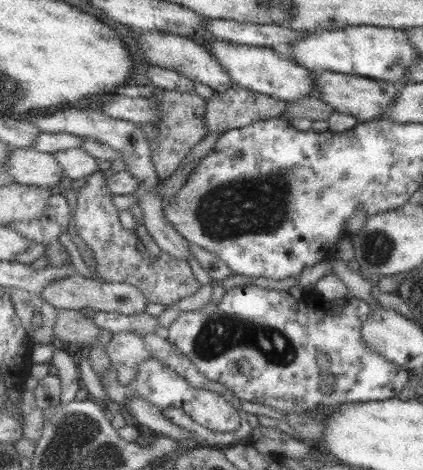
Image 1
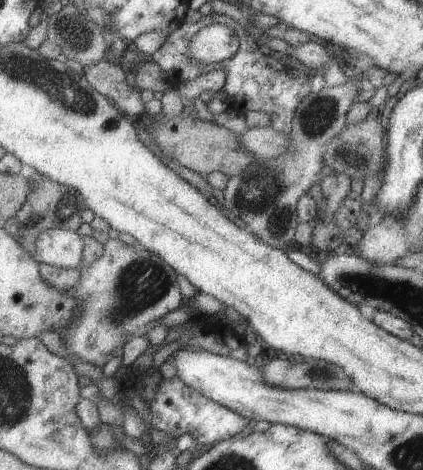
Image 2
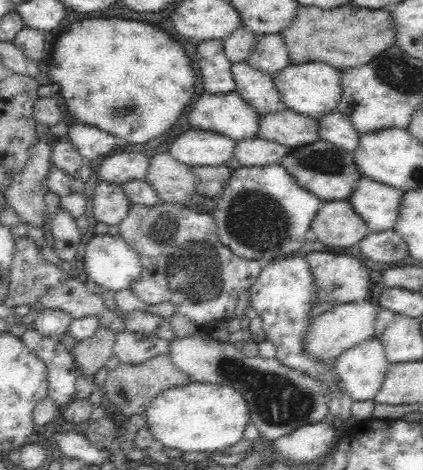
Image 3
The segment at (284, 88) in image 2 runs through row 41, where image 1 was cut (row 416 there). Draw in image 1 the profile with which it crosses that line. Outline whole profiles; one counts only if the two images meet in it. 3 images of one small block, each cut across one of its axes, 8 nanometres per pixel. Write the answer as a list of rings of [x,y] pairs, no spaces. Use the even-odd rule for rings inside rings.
[[[165,408],[165,410],[163,410],[163,416],[167,416],[173,424],[191,430],[199,448],[219,448],[219,446],[223,446],[223,444],[231,444],[231,446],[233,446],[233,444],[235,444],[235,446],[237,446],[237,444],[249,444],[251,432],[259,426],[259,420],[257,420],[253,414],[247,414],[247,412],[243,412],[243,410],[239,410],[241,426],[239,426],[235,432],[227,432],[227,434],[213,432],[213,430],[201,426],[201,424],[195,422],[189,414],[185,414],[183,410],[177,410],[177,408]]]

